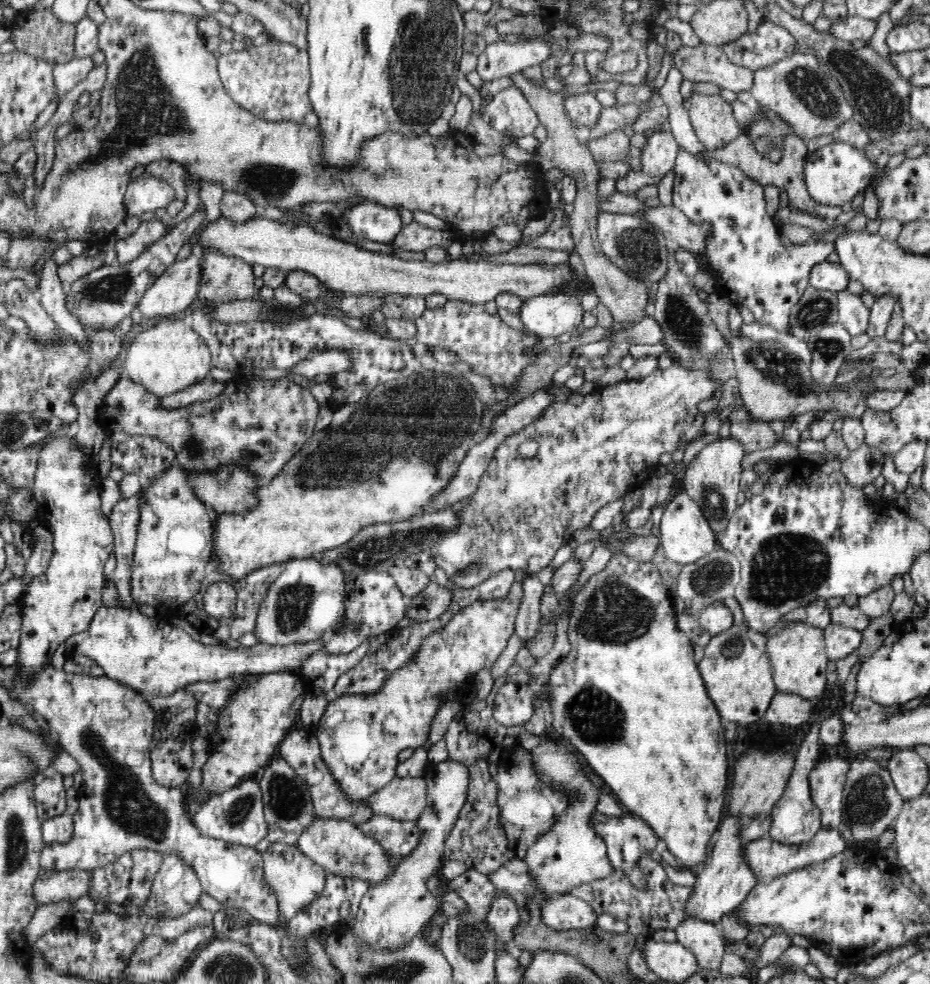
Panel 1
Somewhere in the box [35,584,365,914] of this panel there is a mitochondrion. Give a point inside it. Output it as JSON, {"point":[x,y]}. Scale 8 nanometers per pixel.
{"point":[127,803]}

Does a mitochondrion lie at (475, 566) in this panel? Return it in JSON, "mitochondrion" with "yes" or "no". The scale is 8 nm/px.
{"mitochondrion":"yes"}

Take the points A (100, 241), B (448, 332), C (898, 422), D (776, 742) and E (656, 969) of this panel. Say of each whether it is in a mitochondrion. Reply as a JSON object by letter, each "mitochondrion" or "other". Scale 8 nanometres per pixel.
{"A":"other","B":"other","C":"other","D":"other","E":"other"}

